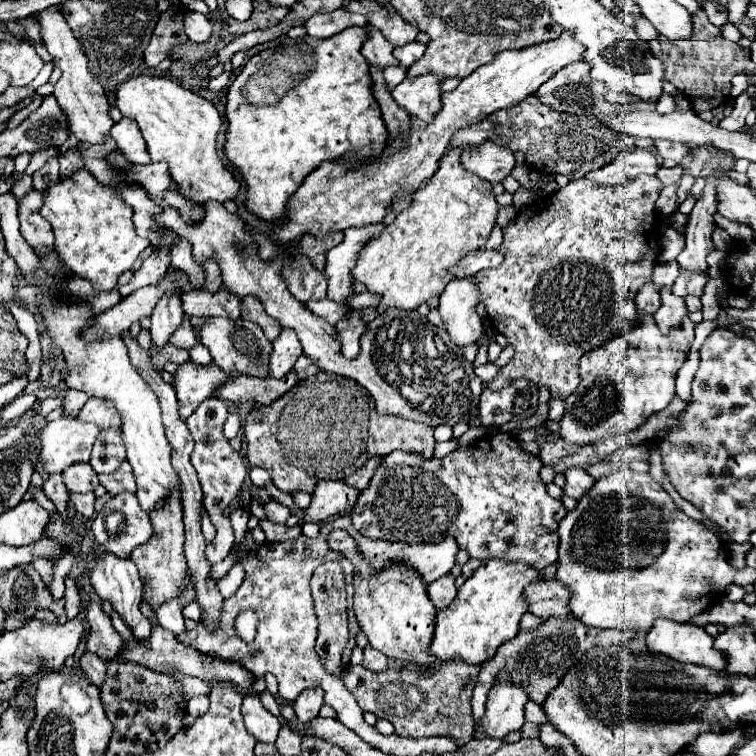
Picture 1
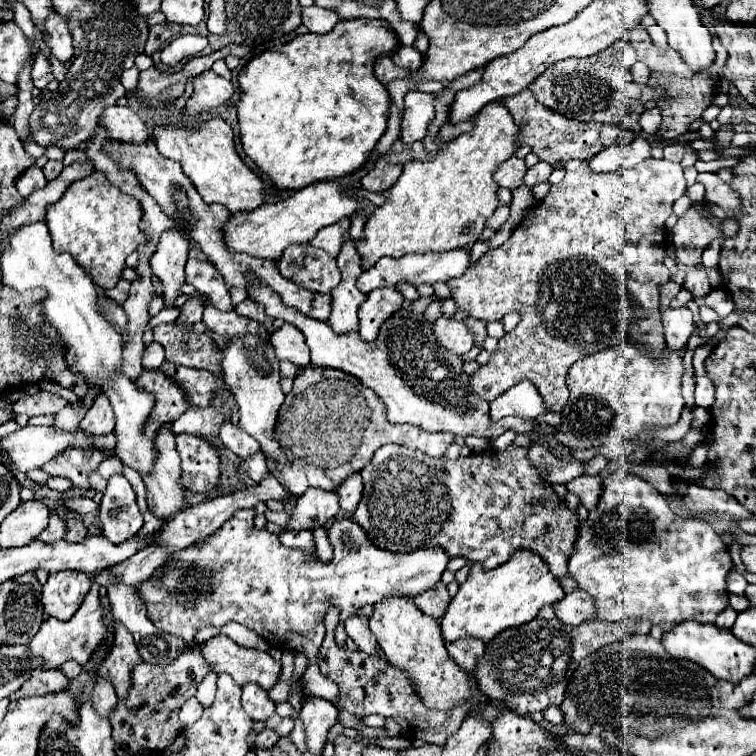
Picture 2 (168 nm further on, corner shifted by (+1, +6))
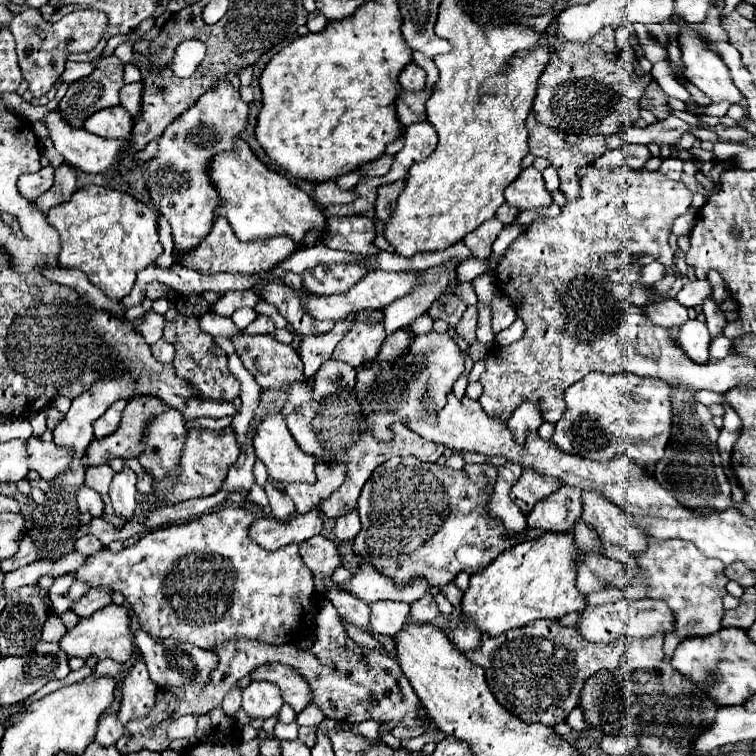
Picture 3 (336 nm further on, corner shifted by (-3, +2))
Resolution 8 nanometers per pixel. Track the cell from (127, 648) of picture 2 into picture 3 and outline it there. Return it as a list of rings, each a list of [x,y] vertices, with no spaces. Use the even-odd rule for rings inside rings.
[[[138,658],[126,672],[120,684],[122,690],[122,700],[120,700],[120,710],[118,718],[122,724],[146,716],[150,708],[154,706],[154,694],[156,694],[156,684],[150,680],[148,670],[144,666],[144,660]]]

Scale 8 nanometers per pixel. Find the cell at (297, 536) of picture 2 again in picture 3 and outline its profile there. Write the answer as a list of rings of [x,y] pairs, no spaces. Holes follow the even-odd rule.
[[[318,534],[310,540],[304,540],[300,546],[300,556],[304,560],[304,566],[314,574],[314,584],[320,598],[326,598],[324,594],[324,580],[332,576],[332,572],[342,564],[342,558],[336,550],[336,544],[328,540],[326,536]]]

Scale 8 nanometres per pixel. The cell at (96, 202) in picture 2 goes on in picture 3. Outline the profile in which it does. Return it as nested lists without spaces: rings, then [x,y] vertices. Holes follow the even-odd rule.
[[[104,186],[80,188],[68,202],[48,210],[48,222],[60,234],[60,266],[82,270],[112,300],[130,294],[136,272],[154,264],[162,254],[156,218],[158,214],[152,208],[130,194]]]

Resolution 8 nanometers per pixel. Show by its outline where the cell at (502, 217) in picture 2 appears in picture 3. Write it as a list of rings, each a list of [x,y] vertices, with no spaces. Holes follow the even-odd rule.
[[[490,218],[488,222],[484,222],[478,230],[474,230],[472,234],[468,234],[464,238],[464,244],[472,250],[472,254],[480,260],[488,258],[492,254],[490,246],[496,240],[496,236],[500,234],[500,230],[504,228],[504,224],[498,218]]]

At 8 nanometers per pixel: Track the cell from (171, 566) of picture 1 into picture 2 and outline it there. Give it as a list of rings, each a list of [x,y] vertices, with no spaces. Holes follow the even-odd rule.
[[[172,424],[162,426],[154,438],[156,460],[152,472],[144,474],[142,480],[148,490],[148,508],[158,518],[168,518],[178,512],[184,504],[184,488],[180,486],[180,456],[174,446]]]

